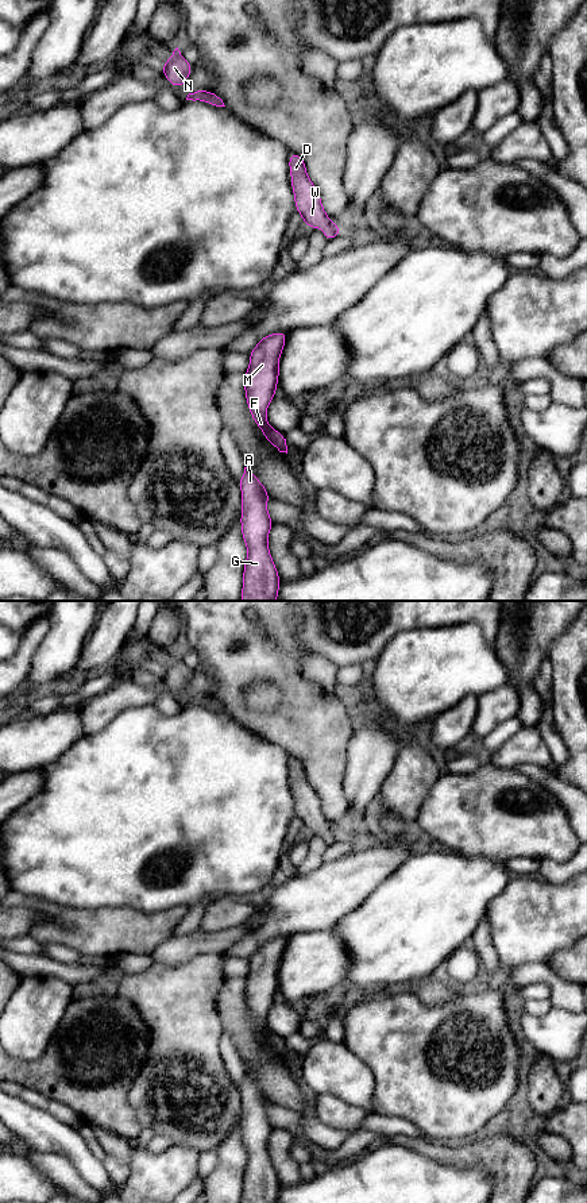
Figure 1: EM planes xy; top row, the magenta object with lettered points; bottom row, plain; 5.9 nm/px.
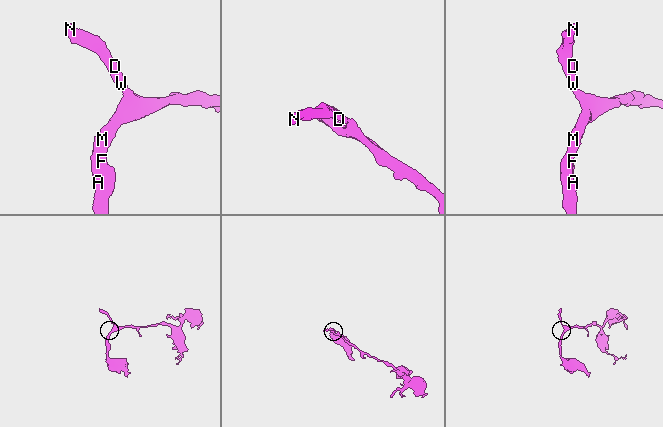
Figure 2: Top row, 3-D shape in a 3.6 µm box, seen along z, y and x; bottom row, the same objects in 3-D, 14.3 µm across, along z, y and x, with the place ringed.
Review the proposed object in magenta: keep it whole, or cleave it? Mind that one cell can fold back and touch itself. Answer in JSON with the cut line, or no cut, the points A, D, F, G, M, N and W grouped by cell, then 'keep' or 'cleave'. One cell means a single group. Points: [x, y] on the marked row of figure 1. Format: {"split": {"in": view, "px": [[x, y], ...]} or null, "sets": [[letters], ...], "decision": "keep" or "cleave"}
{"split": null, "sets": [["A", "D", "F", "G", "M", "N", "W"]], "decision": "keep"}

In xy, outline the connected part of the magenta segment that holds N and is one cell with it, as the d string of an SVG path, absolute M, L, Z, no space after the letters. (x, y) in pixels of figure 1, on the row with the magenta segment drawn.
M177 47L169 61L161 66L161 70L173 86L181 88L190 76L193 65L182 57Z

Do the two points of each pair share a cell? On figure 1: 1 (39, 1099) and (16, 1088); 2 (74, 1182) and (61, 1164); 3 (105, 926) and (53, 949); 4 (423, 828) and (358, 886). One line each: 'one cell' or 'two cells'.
1: one cell
2: one cell
3: two cells
4: two cells

